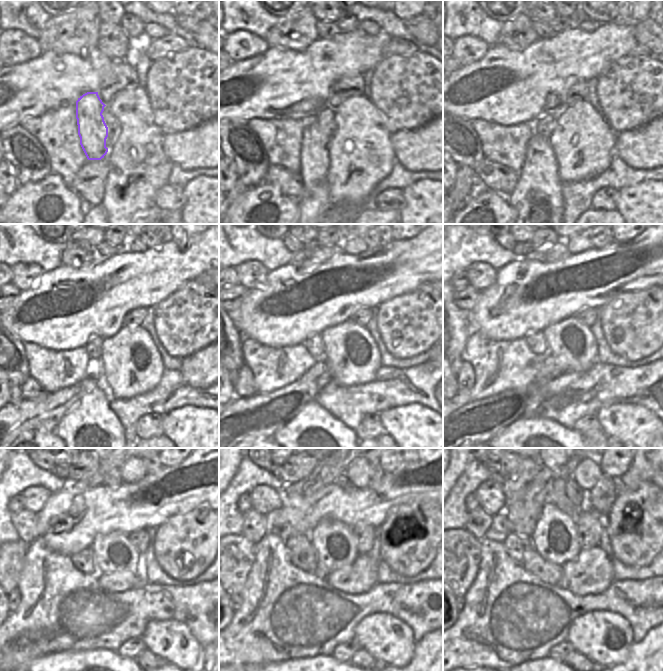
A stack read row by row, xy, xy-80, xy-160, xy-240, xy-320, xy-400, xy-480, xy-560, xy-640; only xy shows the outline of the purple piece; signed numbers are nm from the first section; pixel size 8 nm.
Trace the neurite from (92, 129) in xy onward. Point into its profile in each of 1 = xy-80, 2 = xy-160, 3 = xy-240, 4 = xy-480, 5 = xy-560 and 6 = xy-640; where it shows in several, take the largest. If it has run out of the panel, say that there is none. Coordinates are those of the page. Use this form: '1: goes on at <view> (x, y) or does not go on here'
1: goes on at xy-80 (314, 158)
2: goes on at xy-160 (537, 197)
3: goes on at xy-240 (90, 427)
4: goes on at xy-480 (70, 651)
5: goes on at xy-560 (422, 651)
6: goes on at xy-640 (646, 651)

